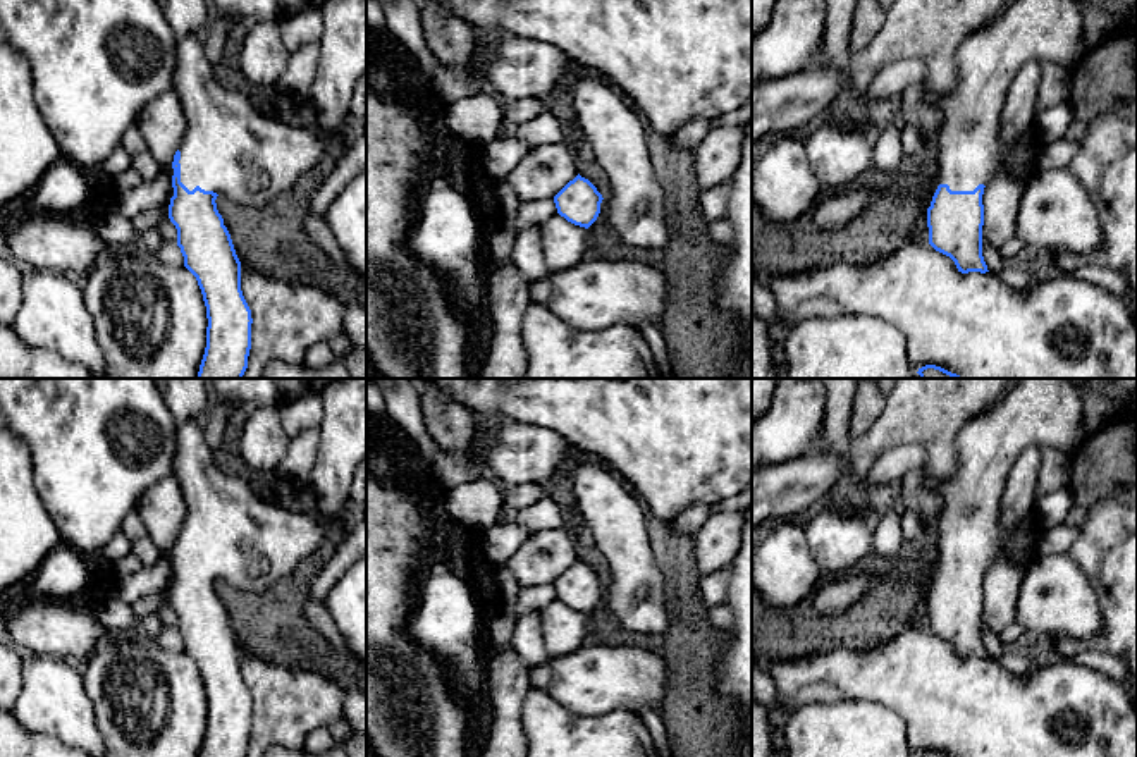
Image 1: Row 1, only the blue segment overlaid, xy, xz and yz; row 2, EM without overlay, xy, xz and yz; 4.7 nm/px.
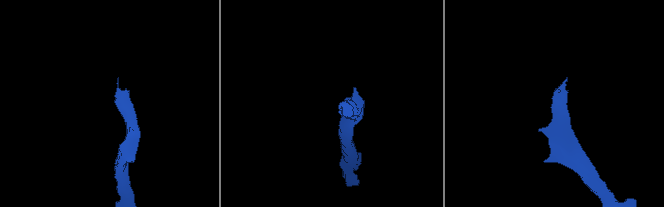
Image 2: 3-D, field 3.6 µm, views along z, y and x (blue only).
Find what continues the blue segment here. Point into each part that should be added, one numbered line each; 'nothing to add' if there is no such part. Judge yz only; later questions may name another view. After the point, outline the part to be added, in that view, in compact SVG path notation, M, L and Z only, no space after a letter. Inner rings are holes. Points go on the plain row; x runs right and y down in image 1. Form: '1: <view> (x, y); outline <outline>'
1: yz (1036, 412); outline M1015 378L1008 392L958 432L958 468L941 490L939 569L948 569L951 576L987 569L999 549L1001 495L1011 463L1027 446L1070 454L1080 442L1082 418L1084 406L1070 378Z

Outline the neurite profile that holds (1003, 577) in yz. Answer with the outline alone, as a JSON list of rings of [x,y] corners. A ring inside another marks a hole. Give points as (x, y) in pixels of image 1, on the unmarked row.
[[[1027,446],[1011,463],[1005,480],[999,511],[999,549],[982,580],[982,625],[996,635],[1017,621],[1018,592],[1027,564],[1010,559],[1010,544],[1020,520],[1034,508],[1041,466],[1039,447]]]

